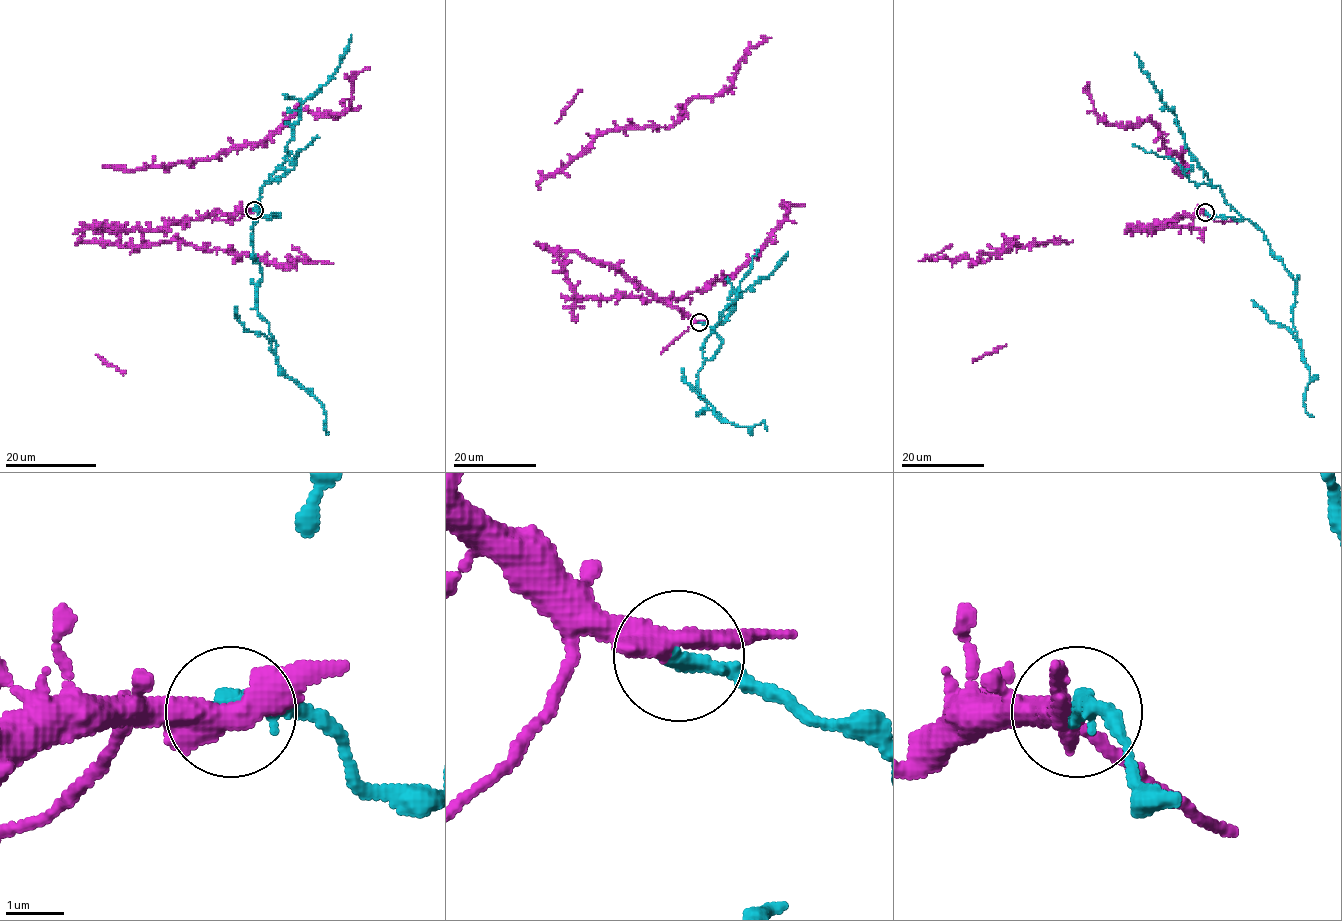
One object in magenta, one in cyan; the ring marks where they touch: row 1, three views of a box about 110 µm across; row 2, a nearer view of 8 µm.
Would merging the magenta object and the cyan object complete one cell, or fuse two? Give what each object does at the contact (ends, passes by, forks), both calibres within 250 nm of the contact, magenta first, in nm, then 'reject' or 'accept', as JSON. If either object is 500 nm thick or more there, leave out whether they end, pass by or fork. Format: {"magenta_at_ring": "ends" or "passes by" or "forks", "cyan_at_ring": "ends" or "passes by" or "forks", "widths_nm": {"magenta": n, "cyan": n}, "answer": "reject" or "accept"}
{"magenta_at_ring": "passes by", "cyan_at_ring": "ends", "widths_nm": {"magenta": 460, "cyan": 360}, "answer": "reject"}

